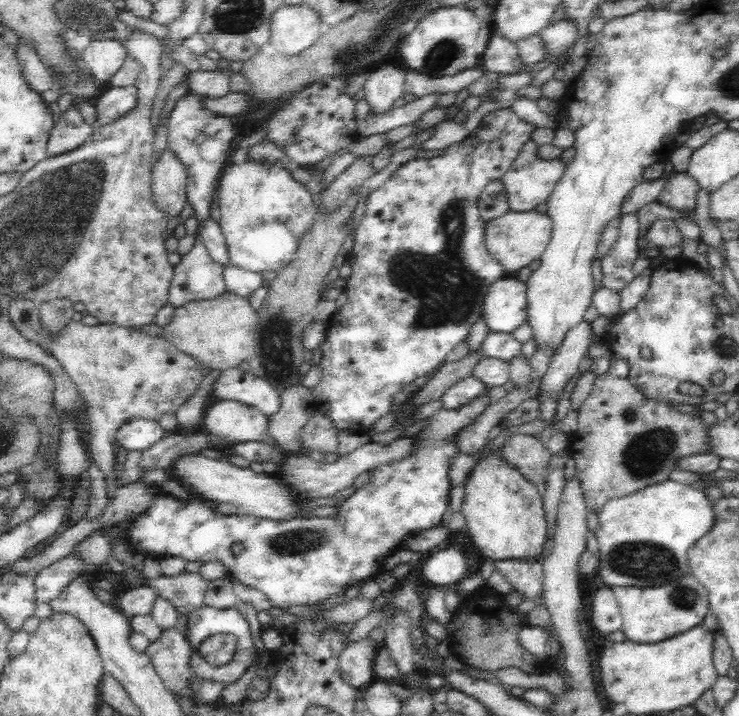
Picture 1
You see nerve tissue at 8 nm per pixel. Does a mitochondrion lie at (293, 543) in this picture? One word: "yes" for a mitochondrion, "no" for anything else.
yes

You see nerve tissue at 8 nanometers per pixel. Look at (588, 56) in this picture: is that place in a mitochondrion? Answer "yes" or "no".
no

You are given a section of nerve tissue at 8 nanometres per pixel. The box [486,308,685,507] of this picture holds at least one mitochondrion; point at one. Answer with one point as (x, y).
(648, 452)

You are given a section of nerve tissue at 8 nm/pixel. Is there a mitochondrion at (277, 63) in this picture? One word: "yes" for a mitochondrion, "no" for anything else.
no

